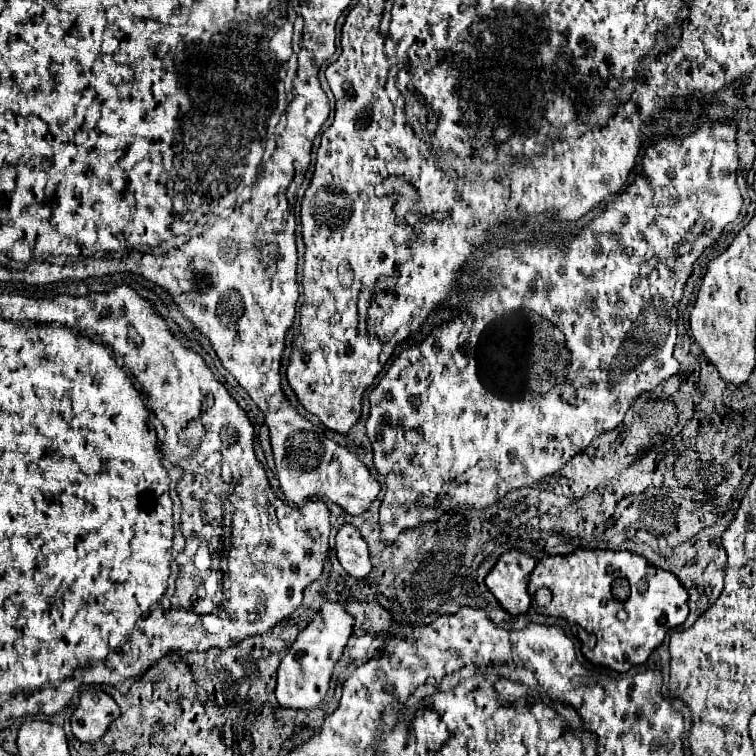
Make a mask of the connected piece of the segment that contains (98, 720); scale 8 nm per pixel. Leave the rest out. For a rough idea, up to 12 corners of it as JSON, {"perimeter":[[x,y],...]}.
{"perimeter":[[83,691],[71,717],[81,743],[99,741],[119,717],[103,691]]}

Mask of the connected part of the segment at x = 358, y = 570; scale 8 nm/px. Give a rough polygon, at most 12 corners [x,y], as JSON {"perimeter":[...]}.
{"perimeter":[[345,523],[335,537],[343,569],[369,575],[369,549],[357,527]]}

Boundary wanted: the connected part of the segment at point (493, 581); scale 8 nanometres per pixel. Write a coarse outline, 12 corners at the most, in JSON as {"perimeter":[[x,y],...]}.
{"perimeter":[[511,549],[485,577],[511,615],[531,605],[527,577],[537,561]]}

